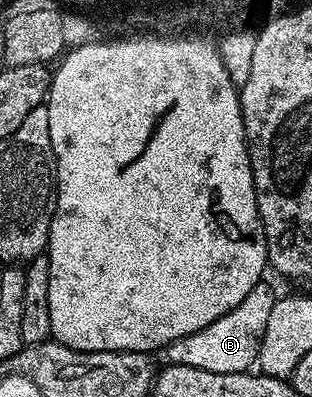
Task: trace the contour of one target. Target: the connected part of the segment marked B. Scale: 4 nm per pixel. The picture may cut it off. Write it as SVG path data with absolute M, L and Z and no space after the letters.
M267 282L255 284L250 294L246 294L246 298L242 298L242 302L238 302L230 314L222 314L218 322L210 322L210 326L202 326L202 330L194 330L194 334L186 334L169 344L166 349L167 363L198 366L198 370L210 370L214 374L249 371L257 363L259 346L266 333L266 322L277 299L277 293L272 293Z

